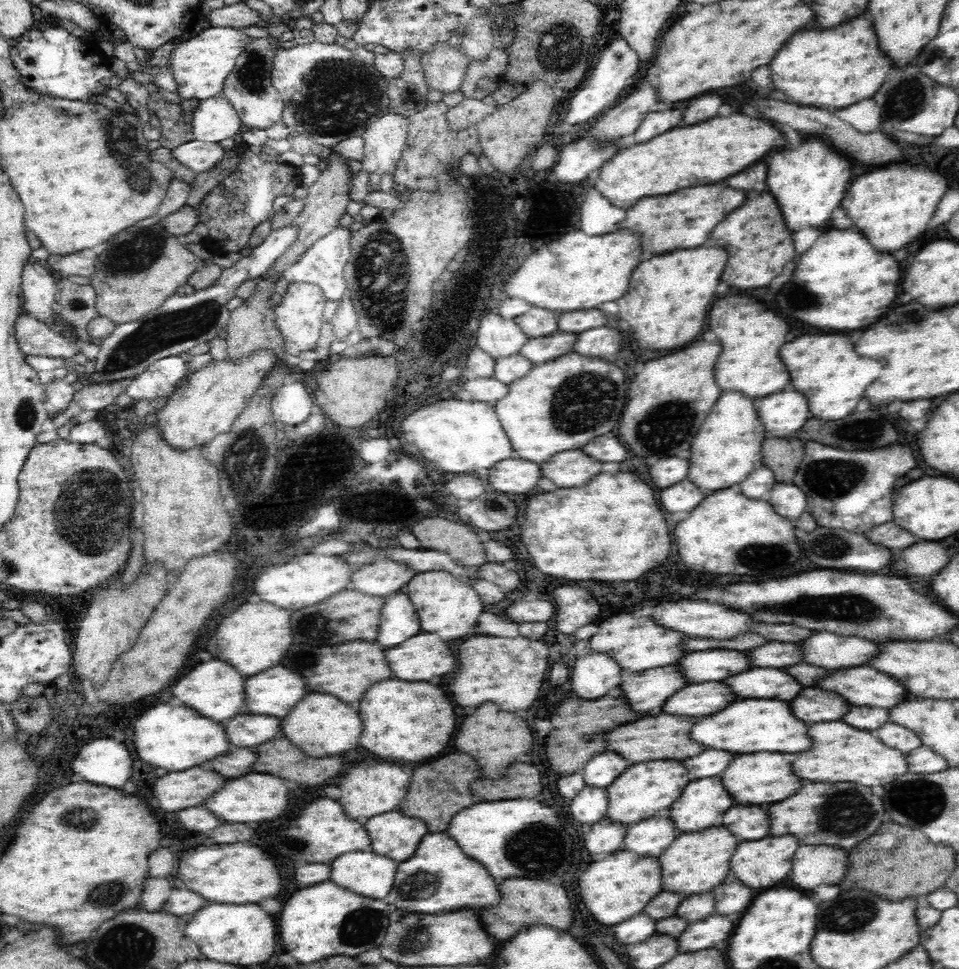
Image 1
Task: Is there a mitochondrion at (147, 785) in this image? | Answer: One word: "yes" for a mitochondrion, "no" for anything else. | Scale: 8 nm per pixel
no

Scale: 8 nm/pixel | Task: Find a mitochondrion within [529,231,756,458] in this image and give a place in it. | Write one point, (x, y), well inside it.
(585, 401)

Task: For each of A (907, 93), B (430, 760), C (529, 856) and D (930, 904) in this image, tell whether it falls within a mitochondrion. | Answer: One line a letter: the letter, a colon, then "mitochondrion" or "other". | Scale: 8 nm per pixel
A: mitochondrion
B: other
C: mitochondrion
D: other

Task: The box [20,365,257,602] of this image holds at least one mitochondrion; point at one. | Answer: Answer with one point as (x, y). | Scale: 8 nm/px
(100, 543)

